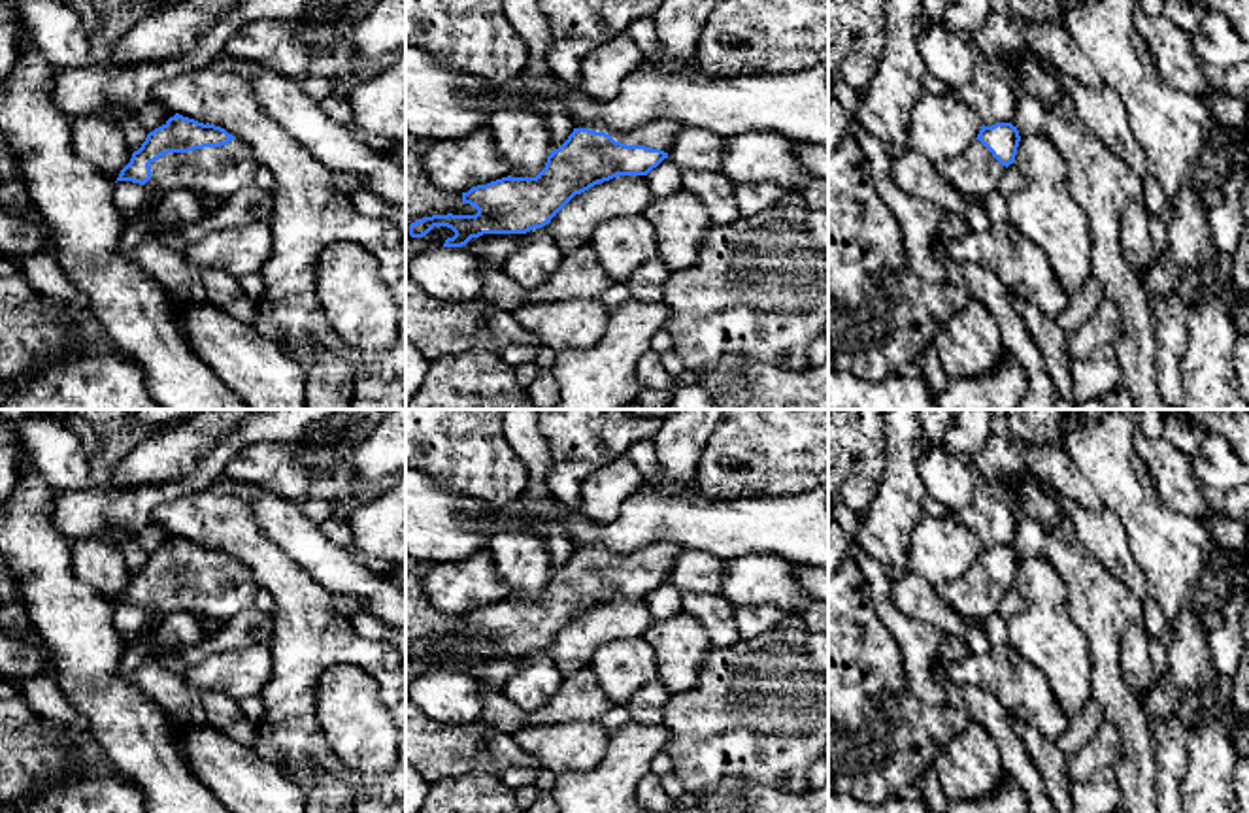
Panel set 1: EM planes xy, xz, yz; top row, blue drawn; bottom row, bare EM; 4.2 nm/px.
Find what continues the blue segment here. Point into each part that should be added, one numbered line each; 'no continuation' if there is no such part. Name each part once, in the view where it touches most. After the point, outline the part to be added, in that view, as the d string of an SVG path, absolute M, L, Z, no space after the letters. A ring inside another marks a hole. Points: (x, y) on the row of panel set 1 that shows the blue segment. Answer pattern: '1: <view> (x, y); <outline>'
1: xy (223, 170); M232 140L221 147L204 147L189 153L168 153L151 162L151 179L145 183L160 192L191 189L202 196L228 198L255 183L260 164L249 145Z

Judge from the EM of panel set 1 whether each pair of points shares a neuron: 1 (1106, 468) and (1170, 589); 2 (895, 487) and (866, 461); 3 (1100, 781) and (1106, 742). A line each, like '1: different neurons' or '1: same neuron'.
1: same neuron
2: different neurons
3: different neurons

